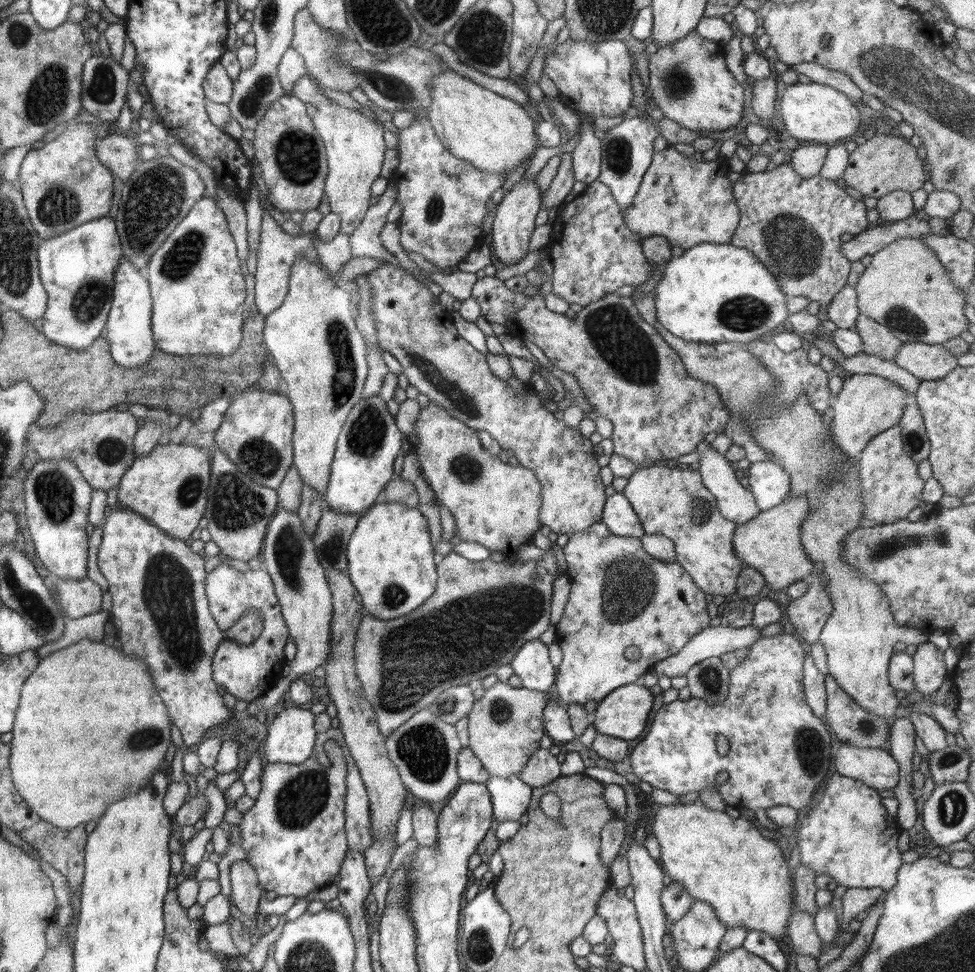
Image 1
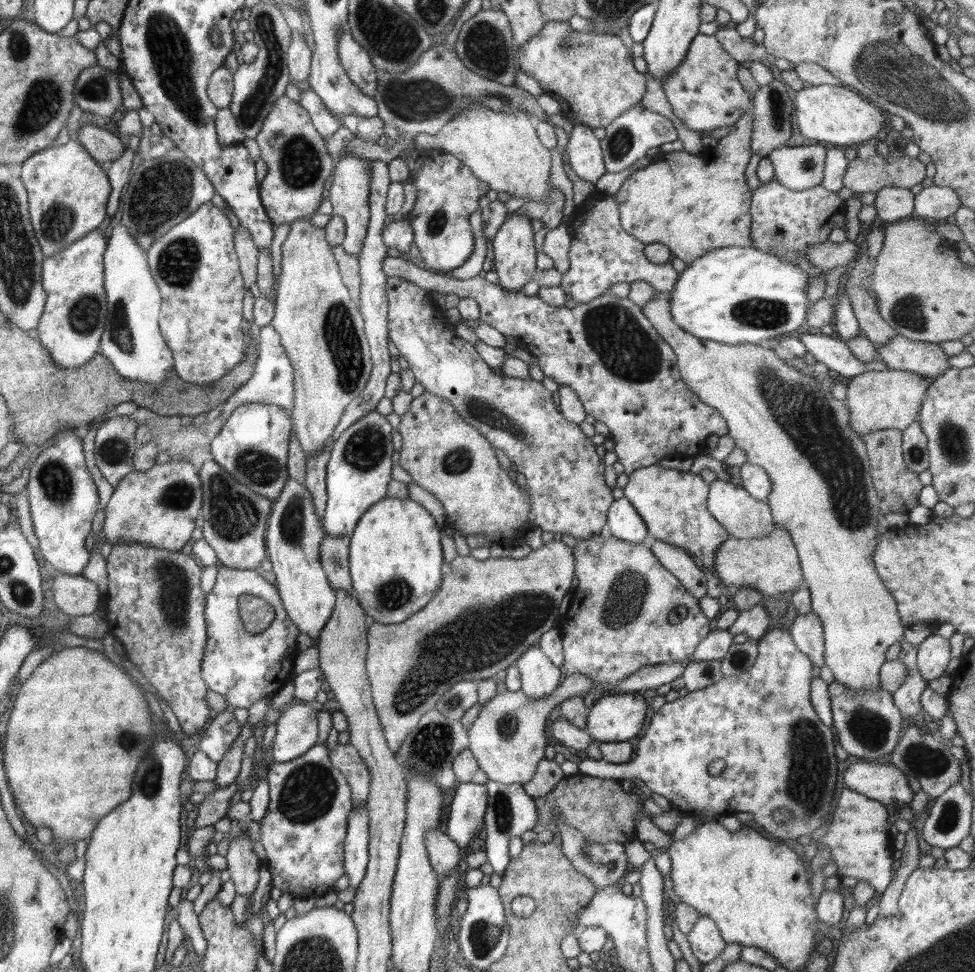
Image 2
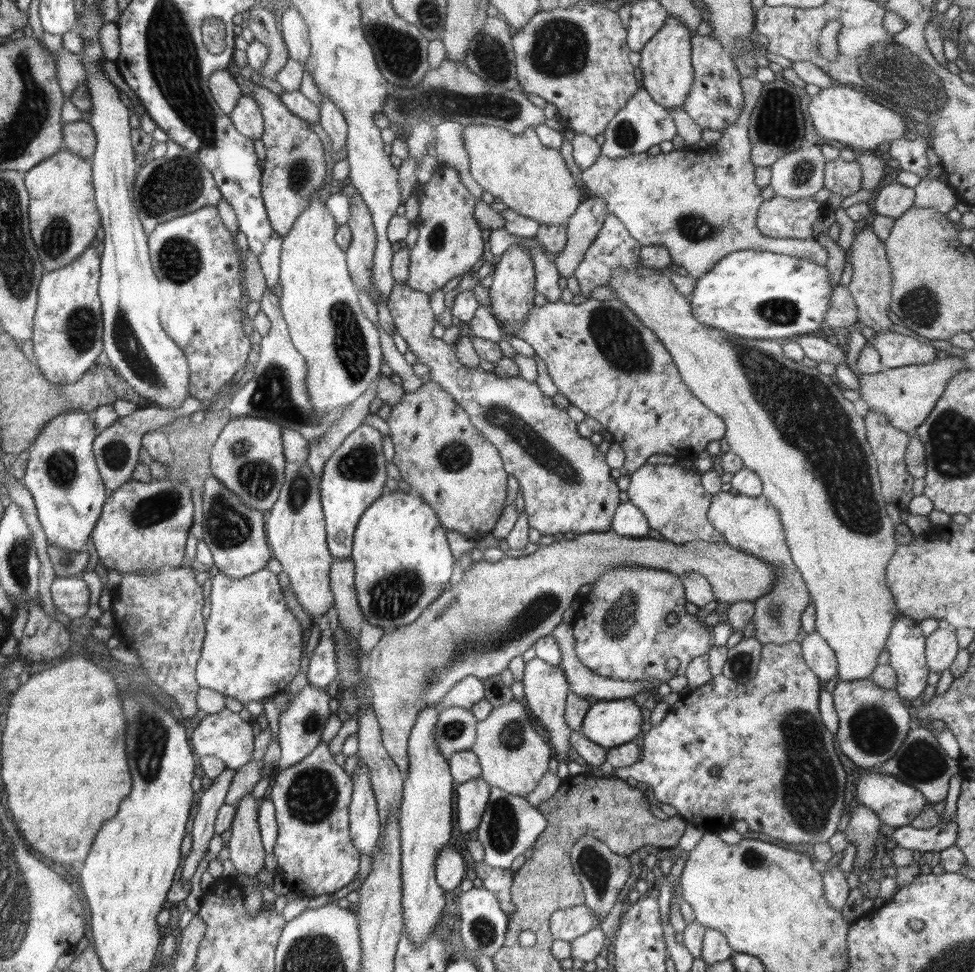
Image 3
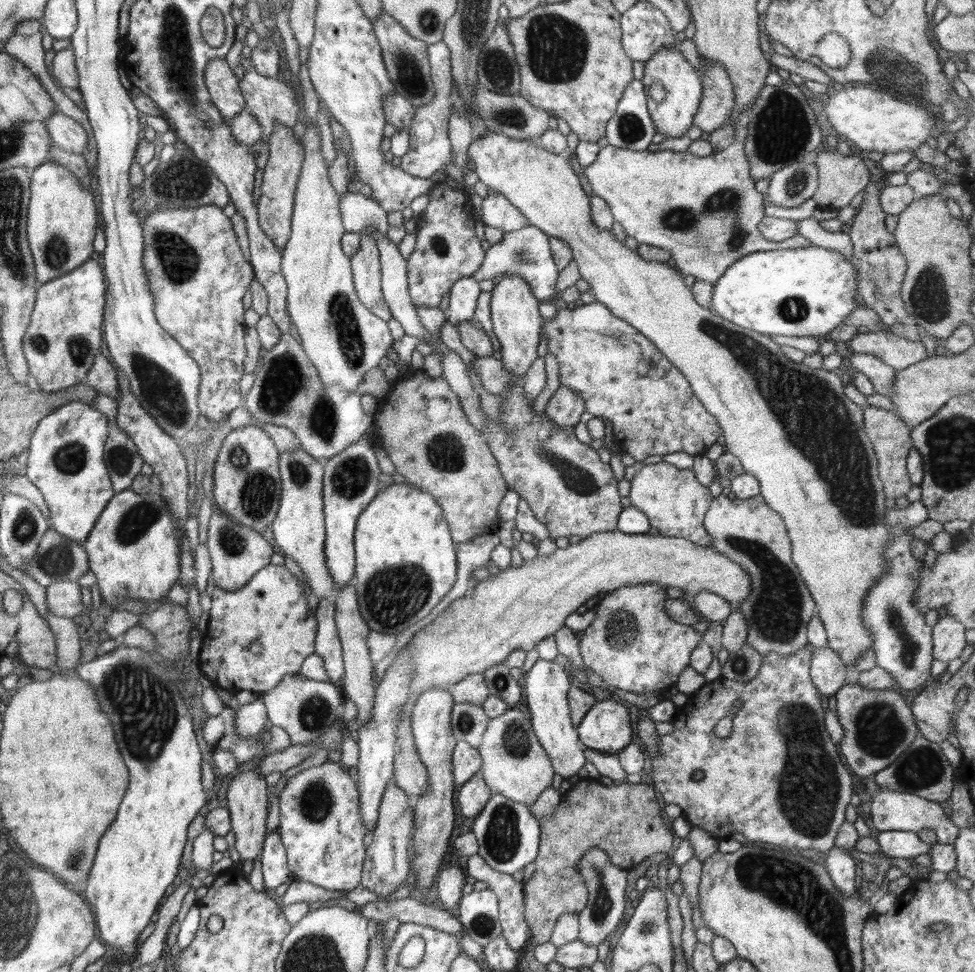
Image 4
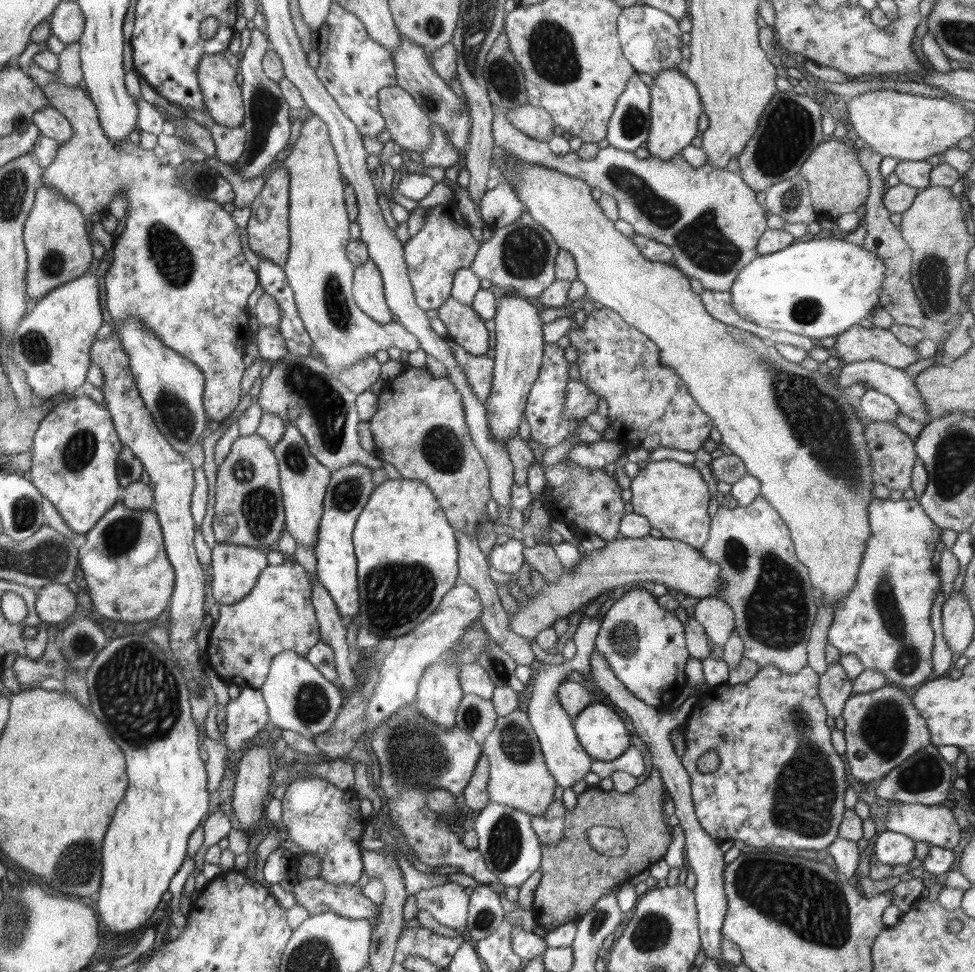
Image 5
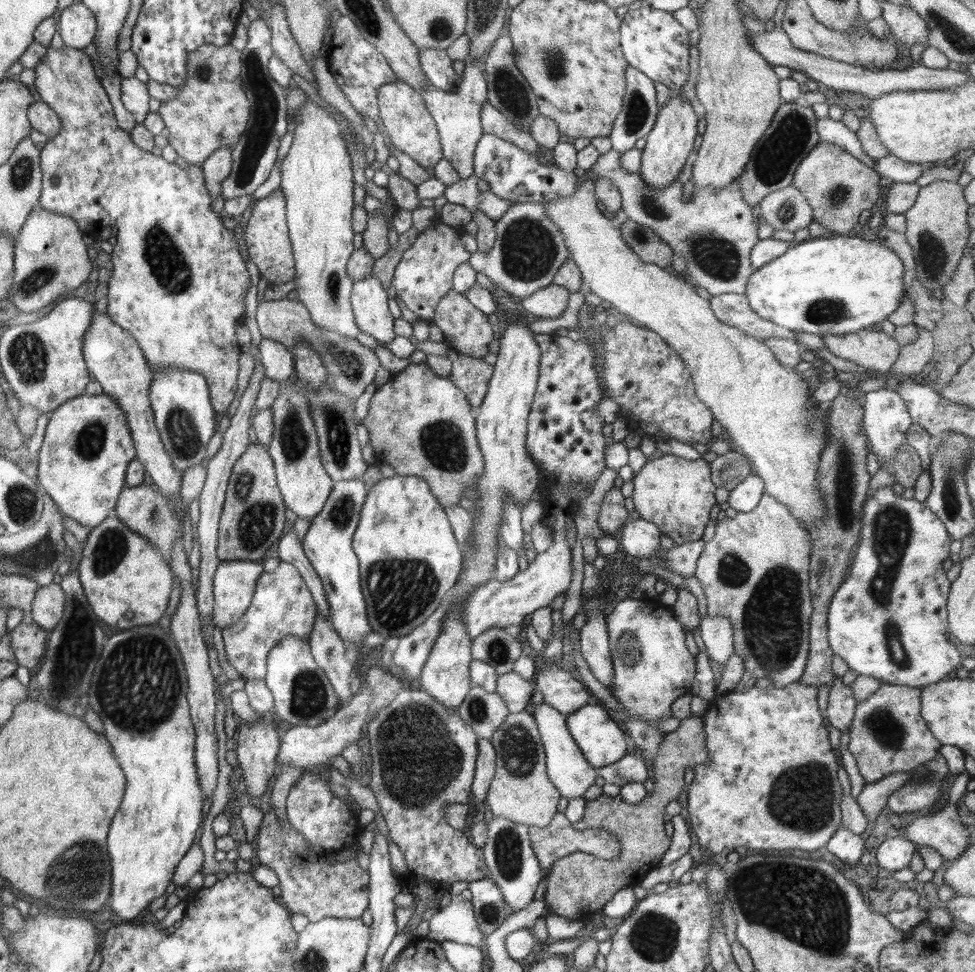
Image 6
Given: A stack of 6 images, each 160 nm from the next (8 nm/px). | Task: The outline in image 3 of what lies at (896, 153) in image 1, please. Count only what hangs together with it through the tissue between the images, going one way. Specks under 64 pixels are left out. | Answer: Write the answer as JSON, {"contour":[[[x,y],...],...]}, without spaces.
{"contour":[[[841,158],[838,160],[830,160],[827,162],[824,170],[824,186],[829,188],[832,194],[840,194],[842,198],[847,196],[852,196],[855,192],[861,188],[863,180],[863,175],[861,172],[861,167],[858,162],[846,162]]]}

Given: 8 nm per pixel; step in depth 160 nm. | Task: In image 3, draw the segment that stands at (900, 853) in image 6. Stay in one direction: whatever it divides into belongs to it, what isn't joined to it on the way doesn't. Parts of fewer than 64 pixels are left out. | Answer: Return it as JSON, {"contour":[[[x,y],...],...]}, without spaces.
{"contour":[[[955,818],[950,821],[941,821],[929,828],[914,828],[914,826],[900,826],[891,835],[897,846],[913,850],[920,856],[922,853],[936,851],[938,853],[955,844],[958,836],[958,825]]]}

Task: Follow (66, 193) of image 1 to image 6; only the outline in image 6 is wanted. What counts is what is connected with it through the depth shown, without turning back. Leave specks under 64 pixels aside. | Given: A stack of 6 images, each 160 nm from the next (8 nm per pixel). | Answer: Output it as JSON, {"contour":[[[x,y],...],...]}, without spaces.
{"contour":[[[37,206],[28,215],[22,229],[16,236],[16,242],[13,244],[13,267],[14,280],[11,284],[9,294],[12,295],[12,302],[21,313],[40,312],[42,308],[50,306],[66,297],[73,290],[82,286],[92,270],[90,256],[88,256],[87,240],[84,240],[82,232],[78,229],[77,222],[69,216],[62,216],[49,210],[44,210]]]}

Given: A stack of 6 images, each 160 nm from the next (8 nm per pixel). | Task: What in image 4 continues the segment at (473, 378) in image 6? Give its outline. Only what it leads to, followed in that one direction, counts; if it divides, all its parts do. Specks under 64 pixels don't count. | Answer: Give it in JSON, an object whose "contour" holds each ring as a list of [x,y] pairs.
{"contour":[[[493,356],[477,357],[471,362],[480,375],[482,384],[490,394],[501,394],[512,382],[512,375],[503,367],[503,362]]]}

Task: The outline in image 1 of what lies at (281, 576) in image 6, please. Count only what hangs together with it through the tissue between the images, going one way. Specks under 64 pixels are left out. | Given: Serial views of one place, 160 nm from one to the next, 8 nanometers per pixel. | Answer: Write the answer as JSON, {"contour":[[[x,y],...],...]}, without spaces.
{"contour":[[[225,560],[207,574],[205,594],[210,613],[222,631],[232,627],[246,610],[258,612],[262,620],[263,631],[257,640],[242,645],[225,638],[220,642],[212,661],[214,682],[222,686],[228,694],[235,696],[237,700],[245,700],[249,703],[270,690],[284,675],[287,666],[284,648],[288,642],[289,628],[282,617],[274,584],[264,569],[237,571],[231,567],[229,561]]]}

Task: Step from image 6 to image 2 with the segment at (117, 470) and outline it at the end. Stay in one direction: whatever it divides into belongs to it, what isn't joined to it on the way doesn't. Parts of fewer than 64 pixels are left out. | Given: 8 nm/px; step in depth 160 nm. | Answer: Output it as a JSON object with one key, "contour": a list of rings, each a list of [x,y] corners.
{"contour":[[[74,428],[56,434],[52,446],[37,456],[26,486],[34,532],[44,560],[56,572],[82,575],[91,557],[85,547],[86,536],[91,531],[96,512],[101,509],[96,484],[84,461],[82,437],[74,432]]]}

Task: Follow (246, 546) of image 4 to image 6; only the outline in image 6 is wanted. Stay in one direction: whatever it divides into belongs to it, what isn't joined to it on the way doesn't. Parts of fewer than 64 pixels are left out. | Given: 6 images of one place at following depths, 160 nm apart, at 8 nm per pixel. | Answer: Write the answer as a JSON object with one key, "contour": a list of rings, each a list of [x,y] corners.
{"contour":[[[220,560],[213,579],[213,622],[214,626],[224,629],[238,623],[250,604],[257,586],[257,581],[264,573],[262,561],[251,560]]]}

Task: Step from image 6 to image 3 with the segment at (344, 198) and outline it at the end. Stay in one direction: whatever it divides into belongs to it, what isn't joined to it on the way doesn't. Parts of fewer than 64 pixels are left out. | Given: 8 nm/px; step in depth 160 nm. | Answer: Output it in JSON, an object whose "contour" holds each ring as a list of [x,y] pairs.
{"contour":[[[316,193],[309,198],[306,210],[298,216],[292,229],[282,240],[279,272],[282,297],[279,305],[287,322],[291,341],[306,361],[310,402],[317,415],[323,417],[330,411],[339,411],[344,405],[350,405],[371,388],[381,372],[383,354],[380,326],[374,324],[360,308],[357,287],[347,267],[346,253],[334,242],[338,226],[329,208],[326,208],[318,196]]]}

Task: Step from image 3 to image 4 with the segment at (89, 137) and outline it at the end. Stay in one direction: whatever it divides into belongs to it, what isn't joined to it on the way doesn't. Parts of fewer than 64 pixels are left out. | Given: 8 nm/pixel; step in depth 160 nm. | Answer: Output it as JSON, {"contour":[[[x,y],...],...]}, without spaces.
{"contour":[[[56,113],[46,118],[46,131],[60,149],[76,154],[86,151],[89,141],[87,131],[70,116]]]}

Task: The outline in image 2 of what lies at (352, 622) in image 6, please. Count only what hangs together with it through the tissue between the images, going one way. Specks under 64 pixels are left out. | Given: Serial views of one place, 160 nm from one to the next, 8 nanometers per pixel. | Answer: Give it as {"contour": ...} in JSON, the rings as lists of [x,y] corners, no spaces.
{"contour":[[[370,411],[350,428],[342,431],[331,448],[326,463],[327,505],[321,524],[329,536],[351,536],[360,517],[387,496],[388,483],[393,479],[392,426],[384,415]]]}

